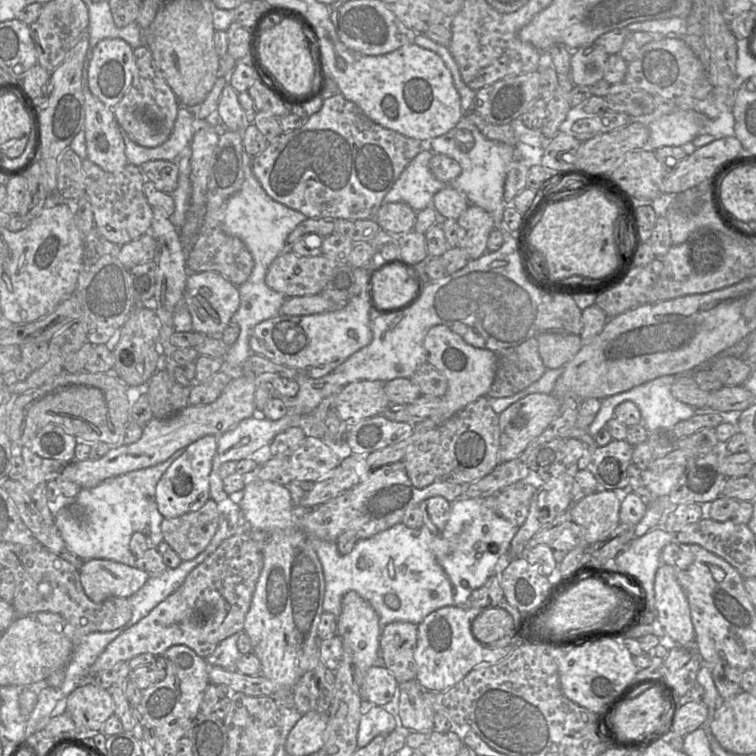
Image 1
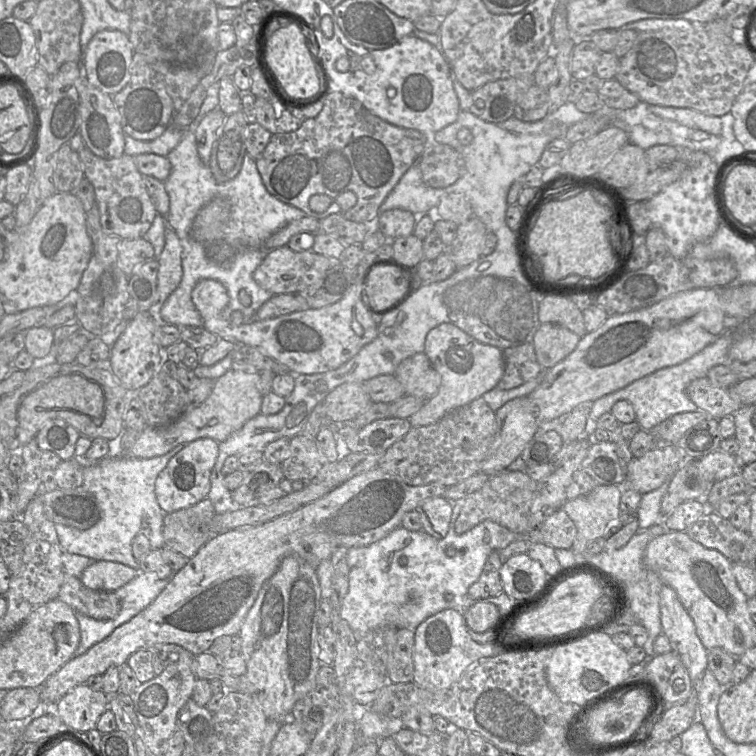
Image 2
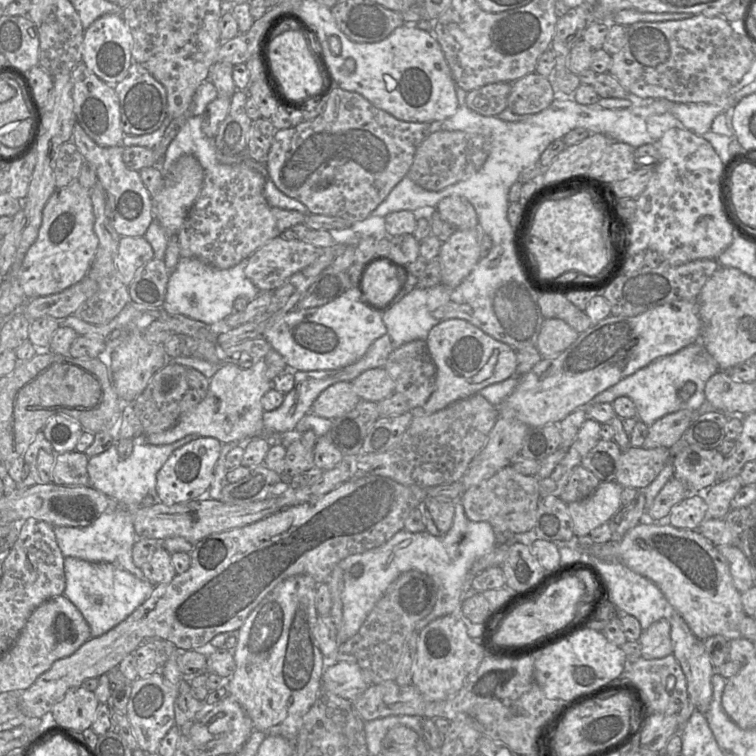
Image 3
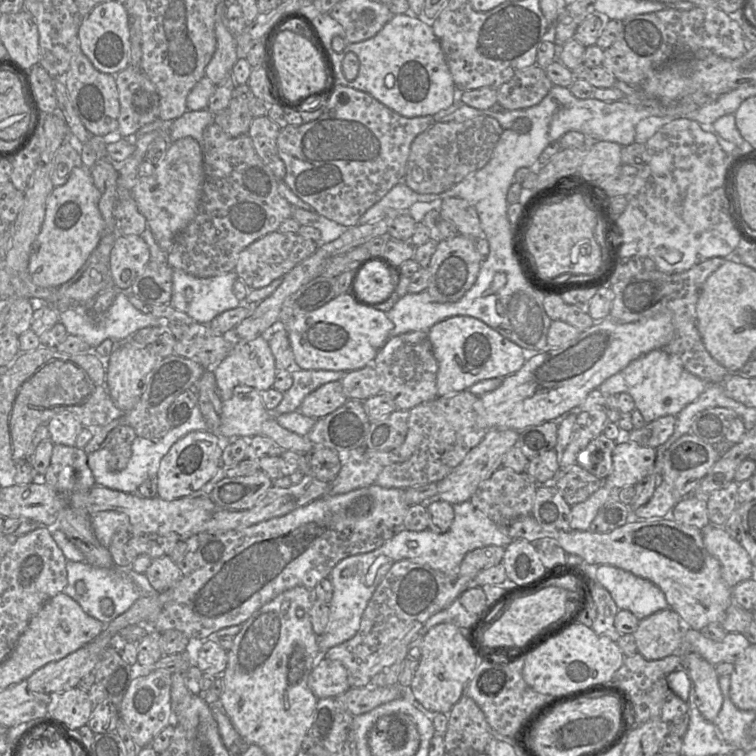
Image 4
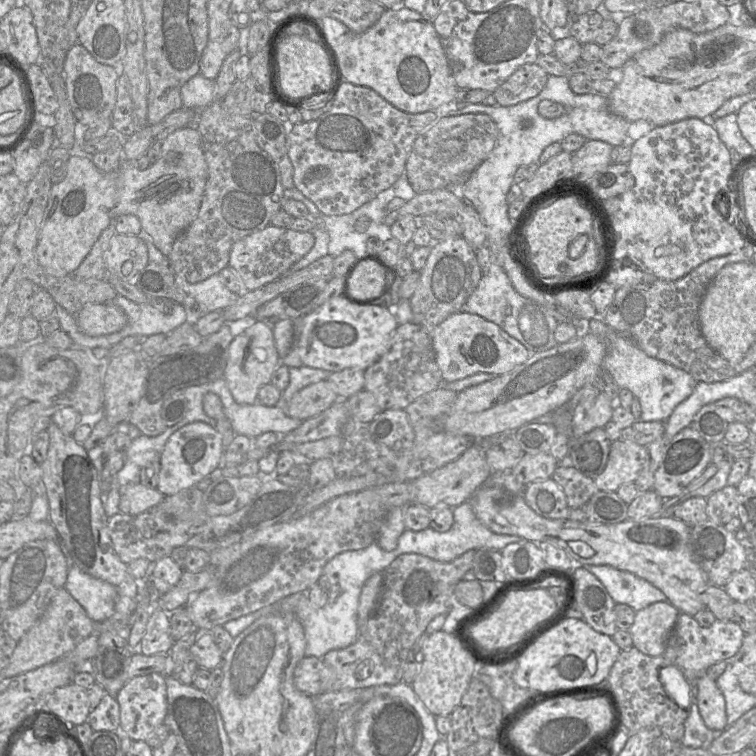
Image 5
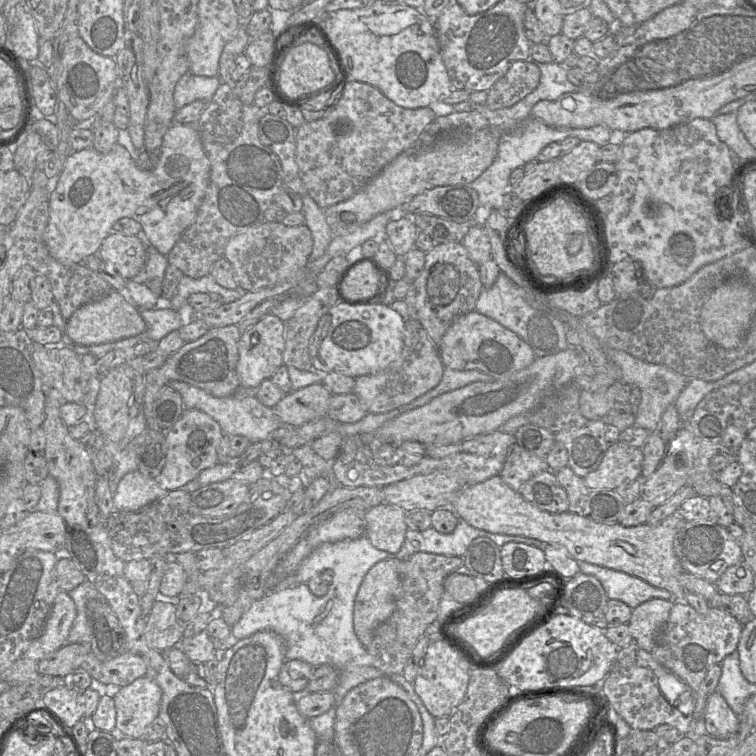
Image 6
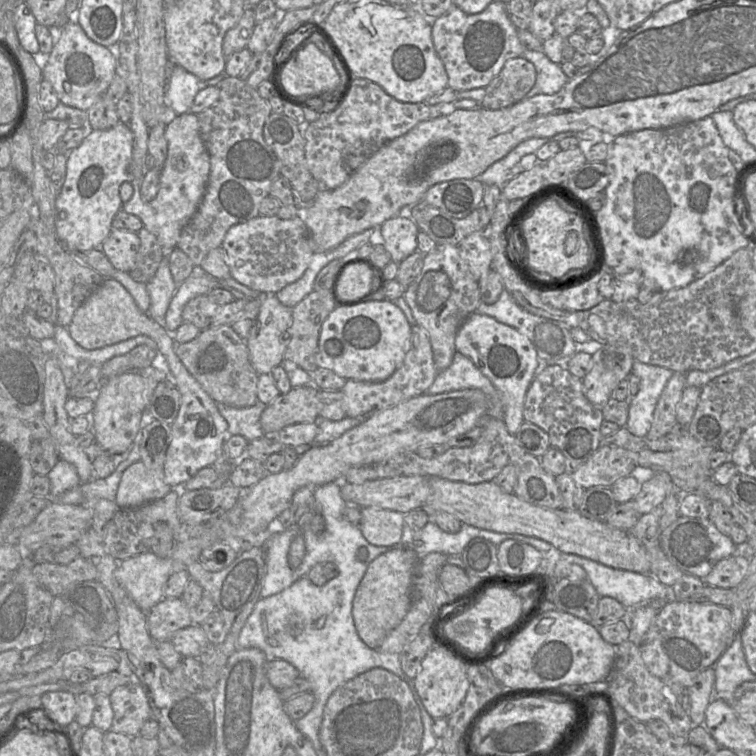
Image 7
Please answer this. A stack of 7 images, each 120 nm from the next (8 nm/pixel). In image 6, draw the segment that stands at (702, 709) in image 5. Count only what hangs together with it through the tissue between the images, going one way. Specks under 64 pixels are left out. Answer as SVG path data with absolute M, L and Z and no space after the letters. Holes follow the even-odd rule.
M717 691L708 697L703 719L707 734L718 739L729 738L740 728L740 717Z

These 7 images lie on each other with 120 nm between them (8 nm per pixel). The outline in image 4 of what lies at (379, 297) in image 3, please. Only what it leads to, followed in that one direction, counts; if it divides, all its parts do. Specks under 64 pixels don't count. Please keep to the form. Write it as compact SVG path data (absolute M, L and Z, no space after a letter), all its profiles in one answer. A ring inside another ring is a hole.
M378 261L365 265L358 273L354 292L364 301L383 303L391 296L391 282L388 270Z

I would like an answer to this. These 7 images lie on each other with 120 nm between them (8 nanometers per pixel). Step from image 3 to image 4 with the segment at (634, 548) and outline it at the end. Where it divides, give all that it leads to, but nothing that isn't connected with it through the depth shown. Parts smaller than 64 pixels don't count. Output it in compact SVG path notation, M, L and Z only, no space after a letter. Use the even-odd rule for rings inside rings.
M532 515L520 518L509 527L502 528L513 540L527 540L531 543L543 538L550 538L561 546L567 554L580 556L590 565L611 565L634 575L647 579L658 586L665 594L669 607L681 618L688 627L701 631L708 624L722 624L727 608L733 601L732 588L722 579L719 561L706 549L703 533L700 529L675 521L671 515L663 518L632 518L625 525L608 533L593 533L587 531L547 531Z

